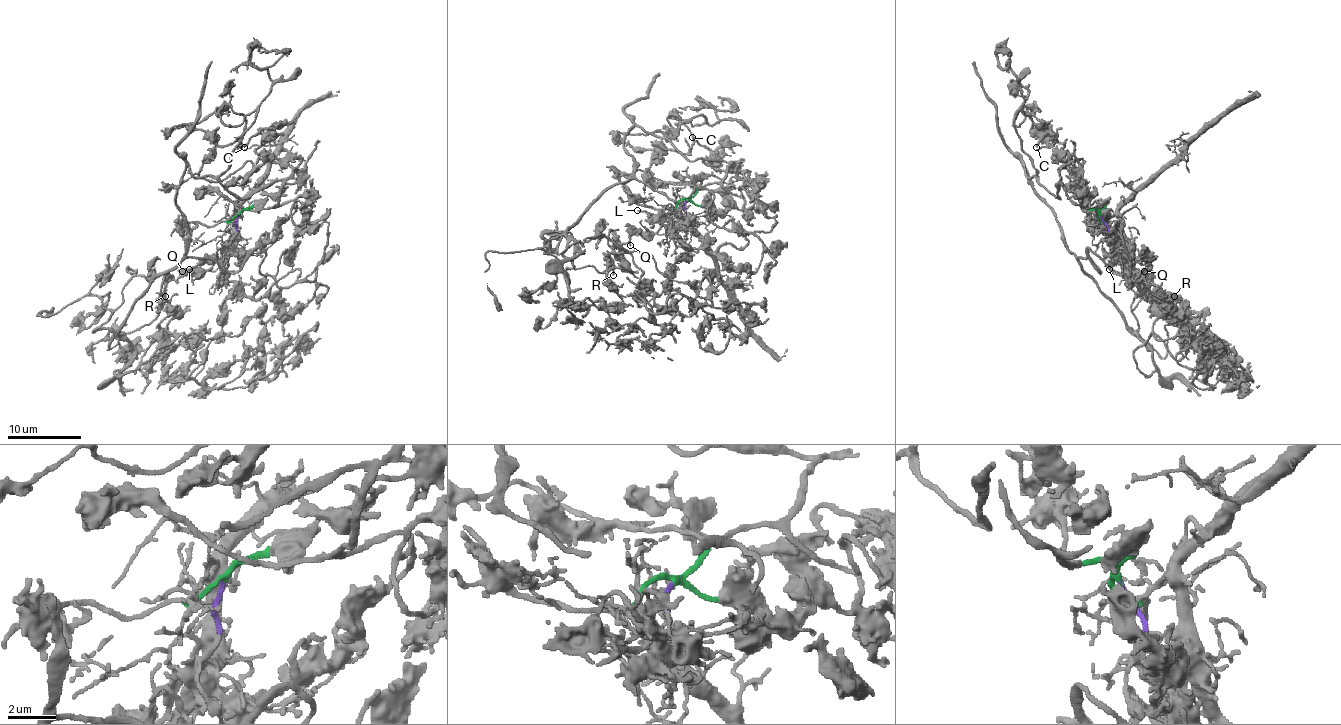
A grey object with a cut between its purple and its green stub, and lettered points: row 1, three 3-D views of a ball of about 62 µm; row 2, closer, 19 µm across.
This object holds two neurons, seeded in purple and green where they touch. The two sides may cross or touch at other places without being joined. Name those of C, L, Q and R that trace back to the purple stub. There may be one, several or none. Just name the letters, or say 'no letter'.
L, Q

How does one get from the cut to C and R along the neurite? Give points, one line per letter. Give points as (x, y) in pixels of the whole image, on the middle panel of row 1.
C: (687, 202), (700, 189), (718, 183), (733, 163), (740, 161), (714, 170), (709, 165), (711, 152), (692, 137)
R: (687, 202), (722, 183), (775, 222), (737, 248), (689, 248), (670, 279), (643, 251), (609, 255), (613, 275)

